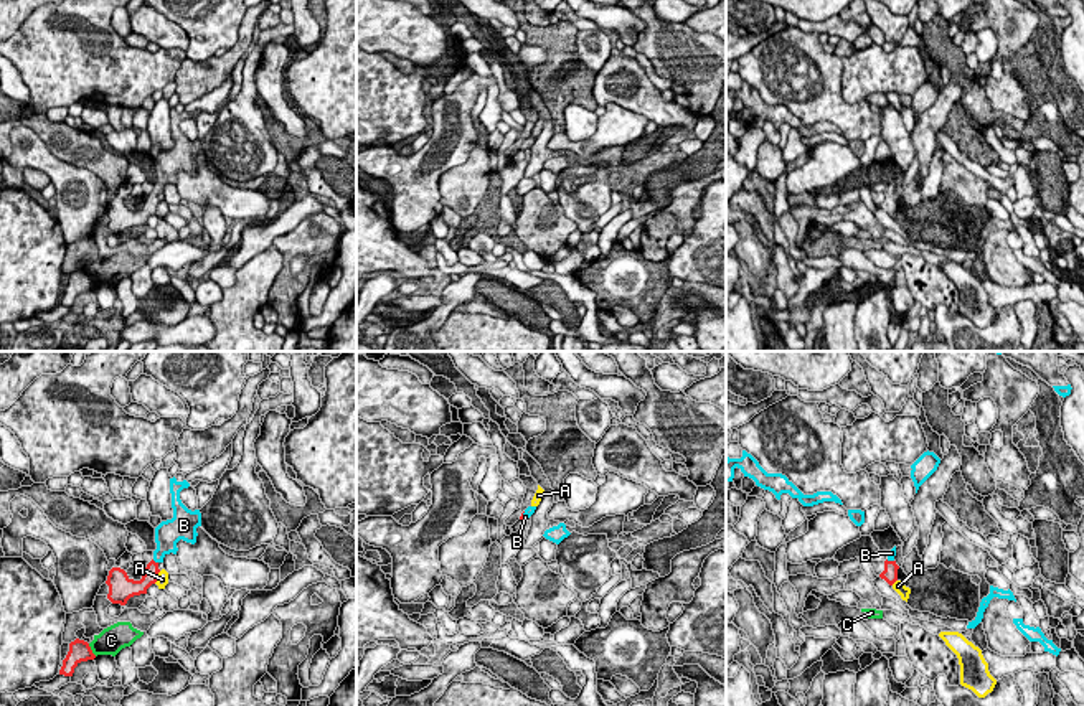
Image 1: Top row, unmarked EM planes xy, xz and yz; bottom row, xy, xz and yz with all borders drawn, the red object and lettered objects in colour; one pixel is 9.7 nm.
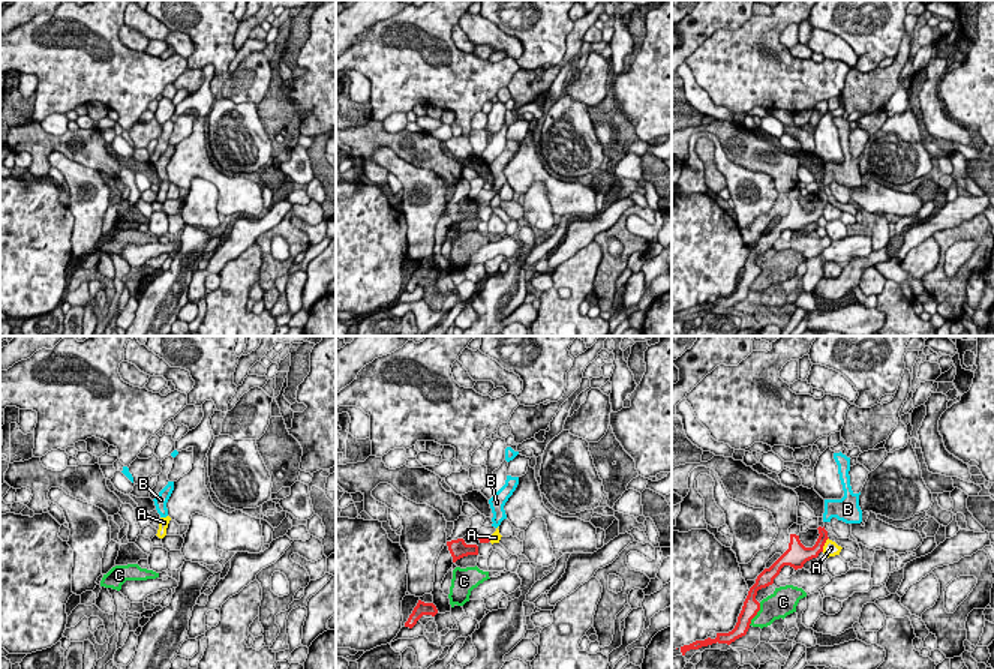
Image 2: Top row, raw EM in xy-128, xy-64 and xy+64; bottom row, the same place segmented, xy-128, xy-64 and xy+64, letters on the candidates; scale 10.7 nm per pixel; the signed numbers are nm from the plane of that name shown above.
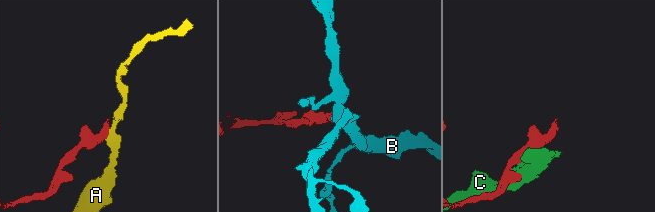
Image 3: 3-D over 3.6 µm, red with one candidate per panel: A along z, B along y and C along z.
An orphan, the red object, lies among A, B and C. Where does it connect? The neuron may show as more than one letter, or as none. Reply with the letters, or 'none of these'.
B

